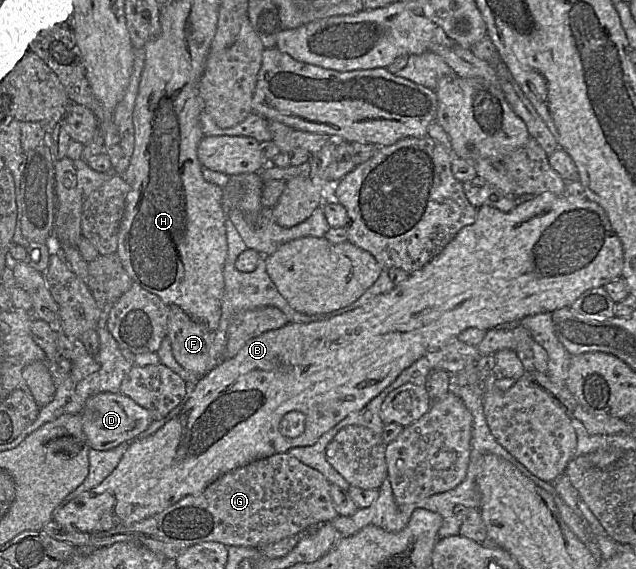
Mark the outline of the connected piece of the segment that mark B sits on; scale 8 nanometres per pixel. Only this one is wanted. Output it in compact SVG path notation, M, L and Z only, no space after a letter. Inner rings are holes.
M569 182L565 183L565 193L561 196L557 196L551 193L544 193L539 195L519 195L519 197L515 197L513 199L513 204L511 204L511 209L508 211L501 211L499 209L490 207L490 206L481 206L478 208L477 216L475 220L463 227L456 236L446 245L446 247L442 250L440 254L435 256L432 260L430 260L427 264L422 266L420 269L408 273L401 268L395 267L391 265L391 259L388 258L388 244L393 244L395 249L395 238L362 238L362 235L365 233L364 231L353 231L345 232L344 229L331 229L328 228L326 234L321 237L303 237L296 240L292 240L286 243L281 244L273 253L266 255L266 267L267 273L270 276L271 280L277 287L279 293L283 296L283 298L287 301L293 309L316 309L316 308L329 308L330 313L334 313L331 317L316 317L316 318L301 318L301 314L297 313L292 310L286 310L280 312L279 309L276 308L274 305L264 306L258 309L251 309L245 308L241 311L237 312L232 316L232 318L228 321L226 327L226 337L223 336L223 332L221 331L220 322L218 328L215 331L217 333L217 350L222 351L223 353L223 360L217 364L214 368L209 370L203 376L199 378L190 378L186 381L186 396L185 398L174 408L170 411L170 413L166 417L154 417L152 416L149 418L148 422L142 427L149 425L149 428L145 429L145 436L132 436L123 442L115 445L111 449L108 450L89 450L89 469L87 476L83 480L83 482L74 489L69 495L67 495L62 503L57 507L51 519L57 523L57 525L63 525L66 527L70 527L72 529L78 529L81 532L108 532L120 525L146 525L147 520L155 517L156 514L166 510L172 504L176 503L180 499L191 495L197 494L202 491L213 479L218 477L219 475L233 470L235 468L247 465L256 460L260 460L263 458L267 458L274 454L280 453L288 453L290 449L300 446L308 446L314 444L317 439L326 431L333 428L336 424L338 424L341 420L347 417L349 414L362 410L374 397L376 397L384 388L390 385L397 376L401 373L401 371L415 362L417 359L422 357L426 354L431 354L437 350L440 350L444 347L448 342L452 339L457 338L463 331L468 329L479 329L479 330L488 330L488 329L516 329L517 327L522 325L522 321L528 317L533 316L536 314L544 313L544 312L552 312L563 307L571 306L579 296L584 293L585 291L593 288L597 288L599 286L603 286L606 282L609 282L612 278L617 277L615 275L615 261L616 261L616 238L613 232L613 229L605 216L605 213L602 208L600 208L596 203L587 199L584 194L583 187L581 183L578 182Z

